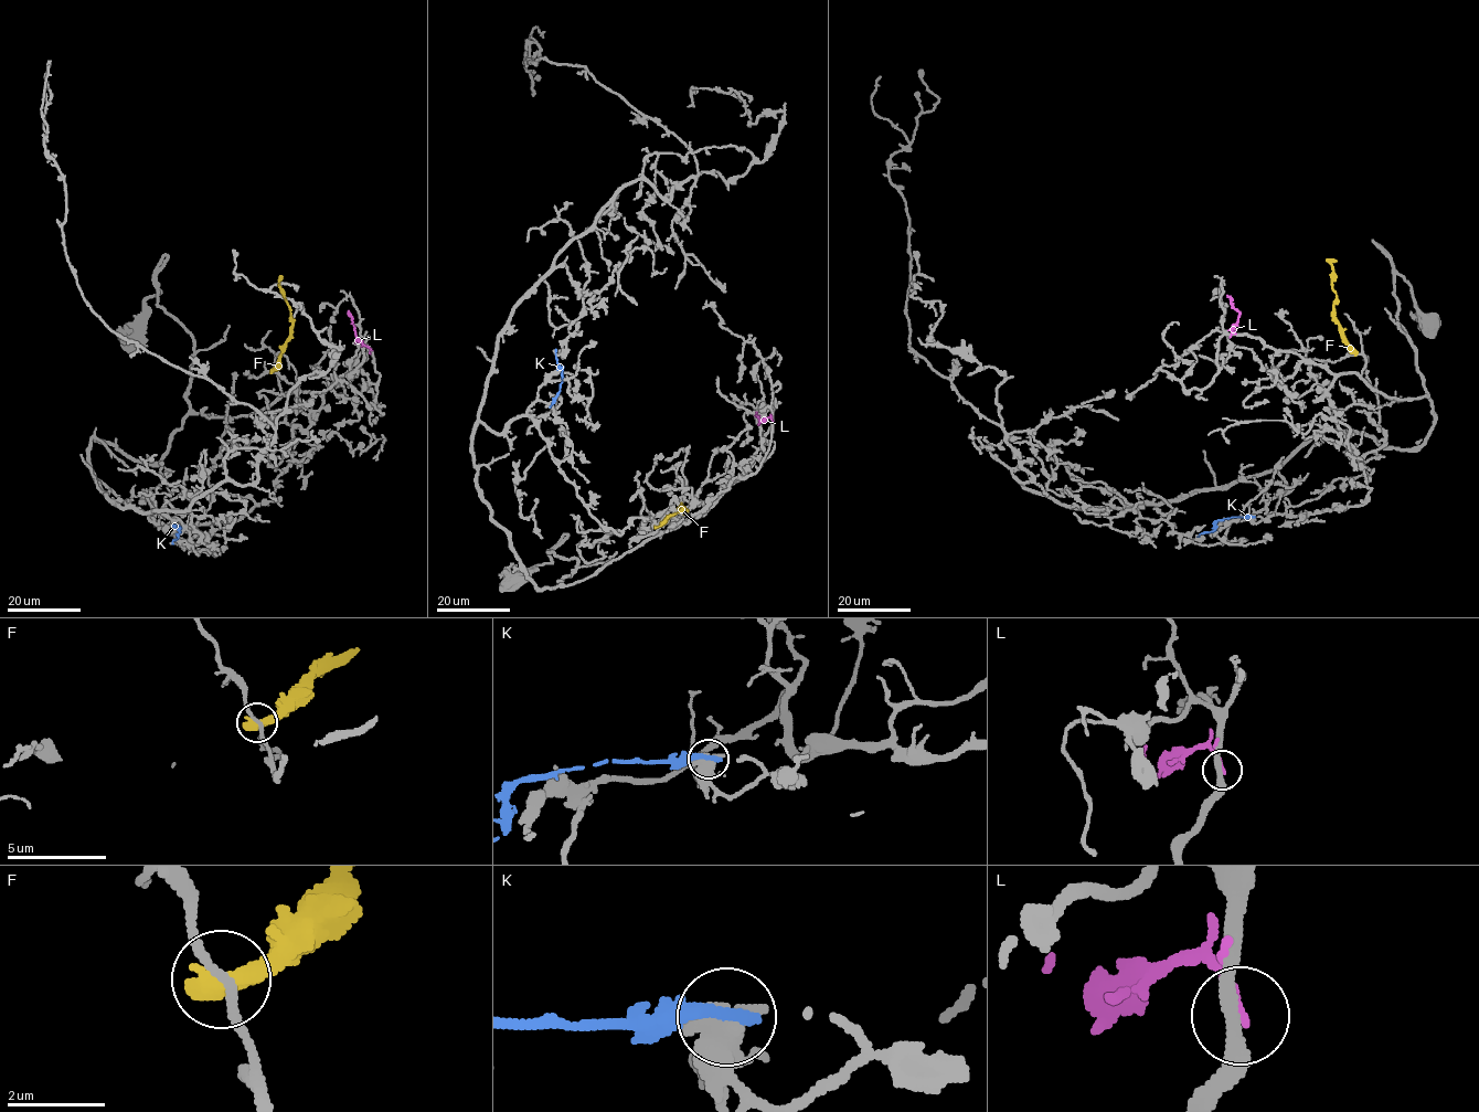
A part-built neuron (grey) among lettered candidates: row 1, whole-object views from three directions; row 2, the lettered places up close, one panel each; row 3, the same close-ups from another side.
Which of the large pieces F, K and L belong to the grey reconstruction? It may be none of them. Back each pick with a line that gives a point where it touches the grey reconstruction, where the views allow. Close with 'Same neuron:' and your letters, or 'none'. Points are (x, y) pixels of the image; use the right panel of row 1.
Same neuron: none

